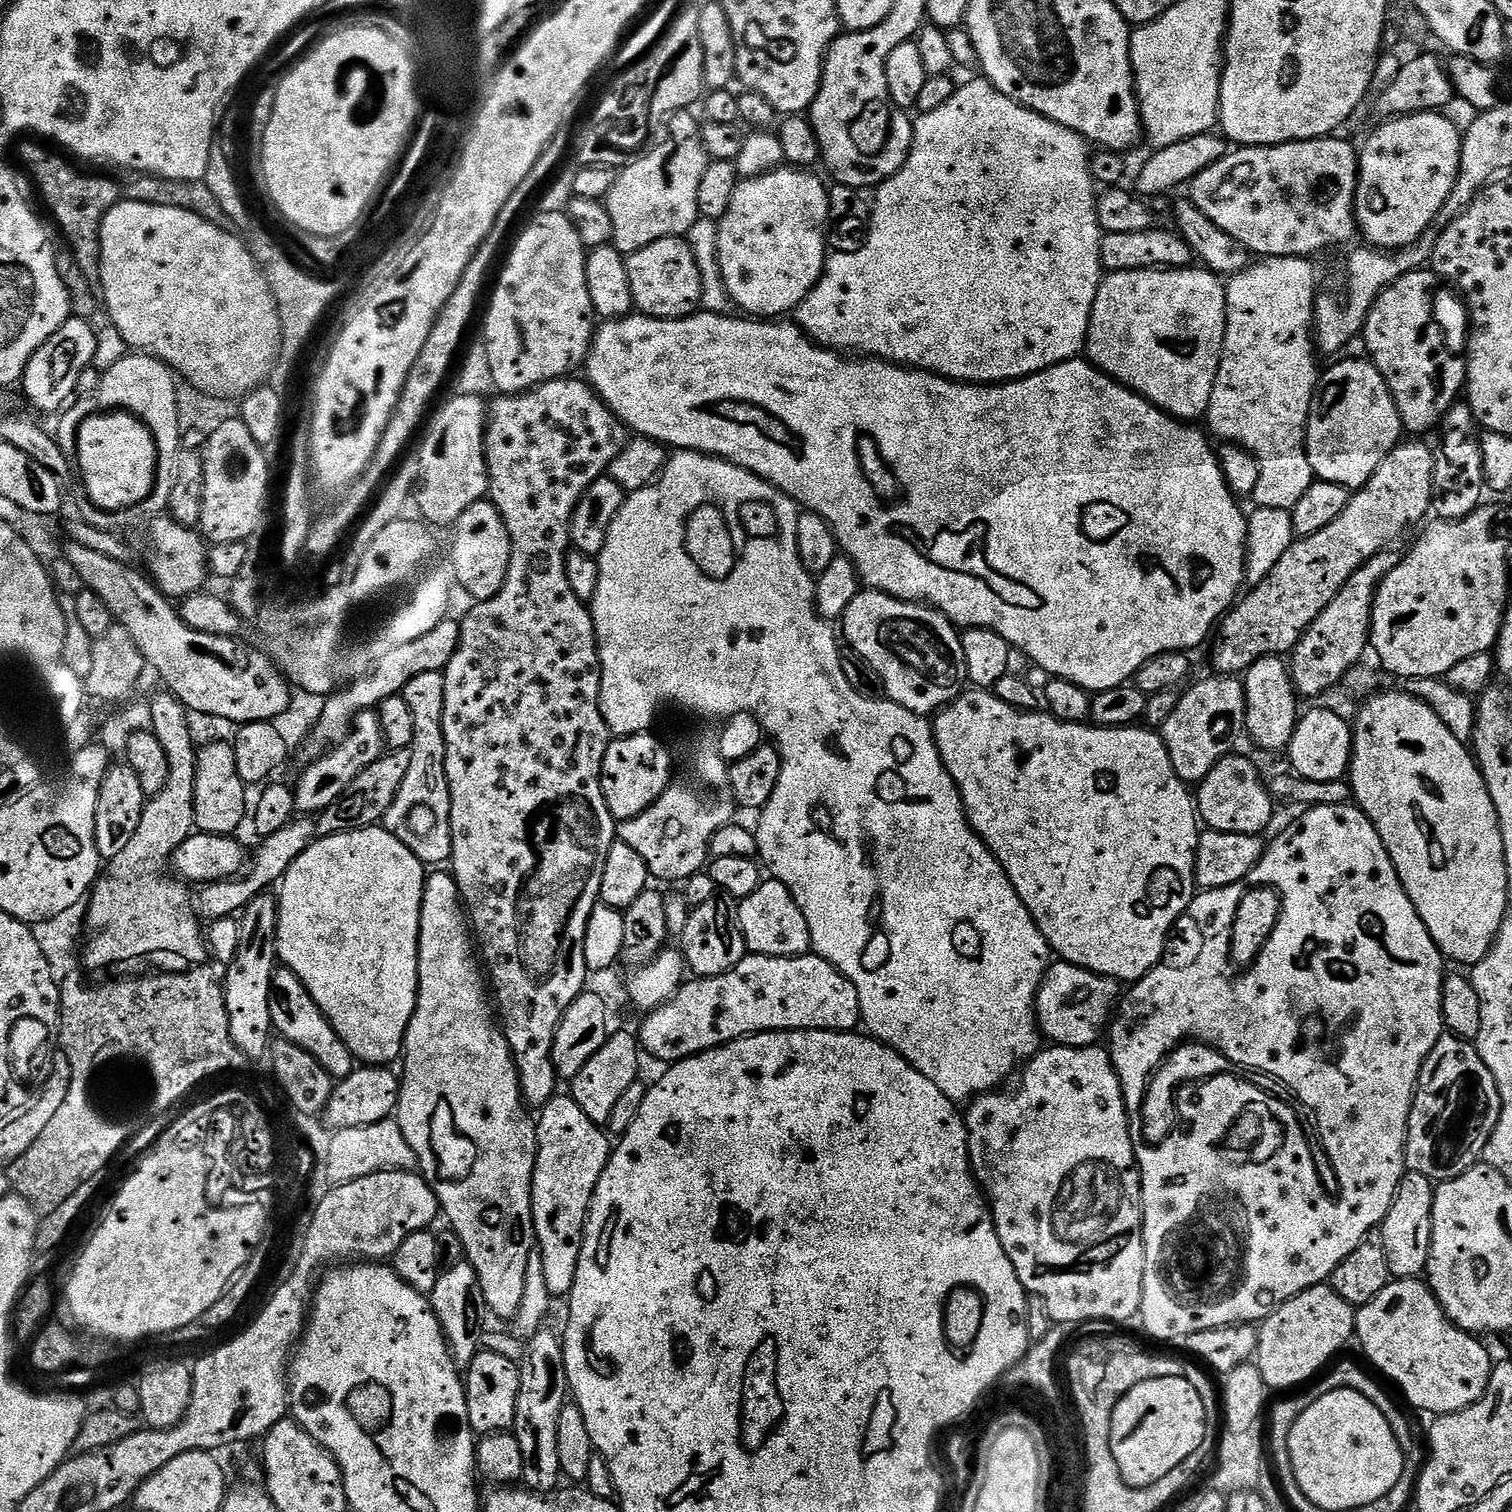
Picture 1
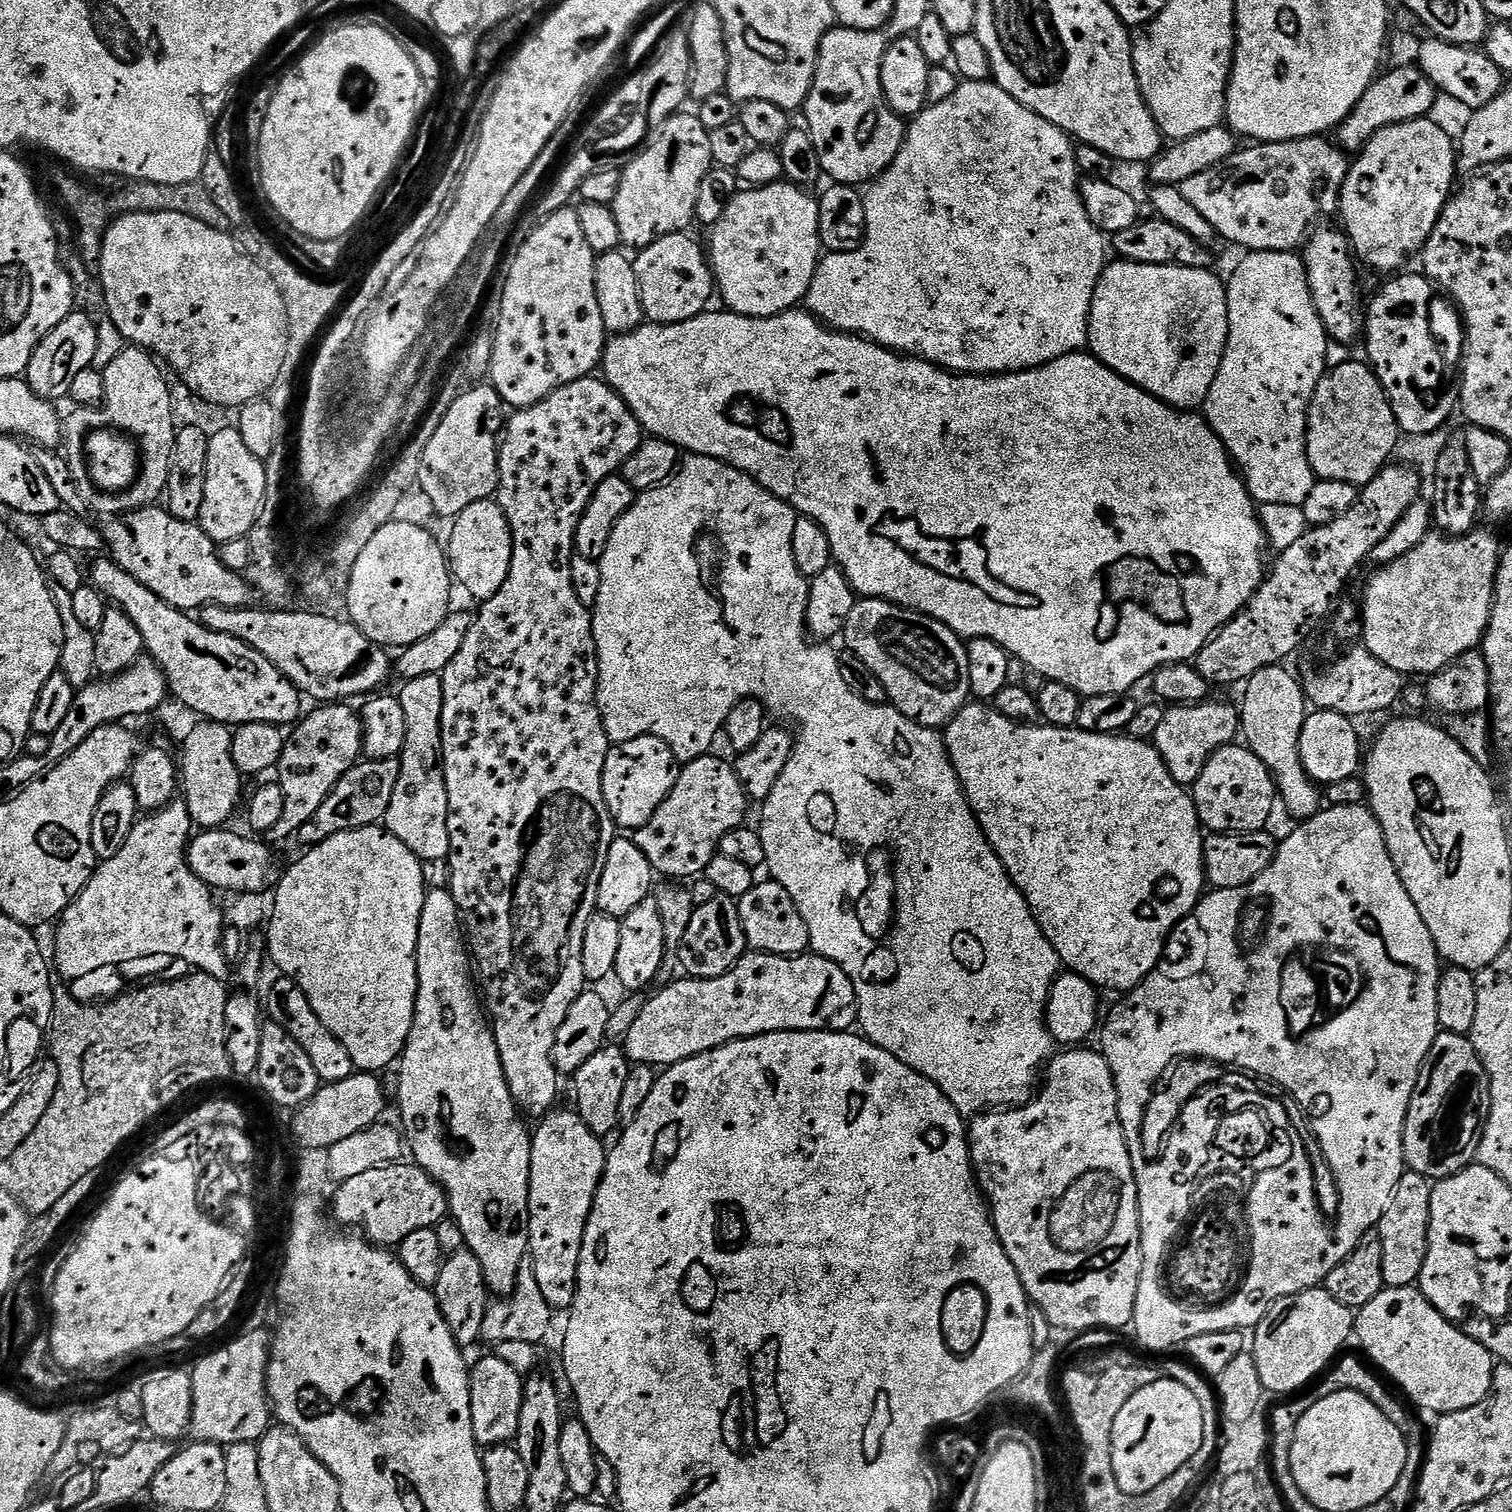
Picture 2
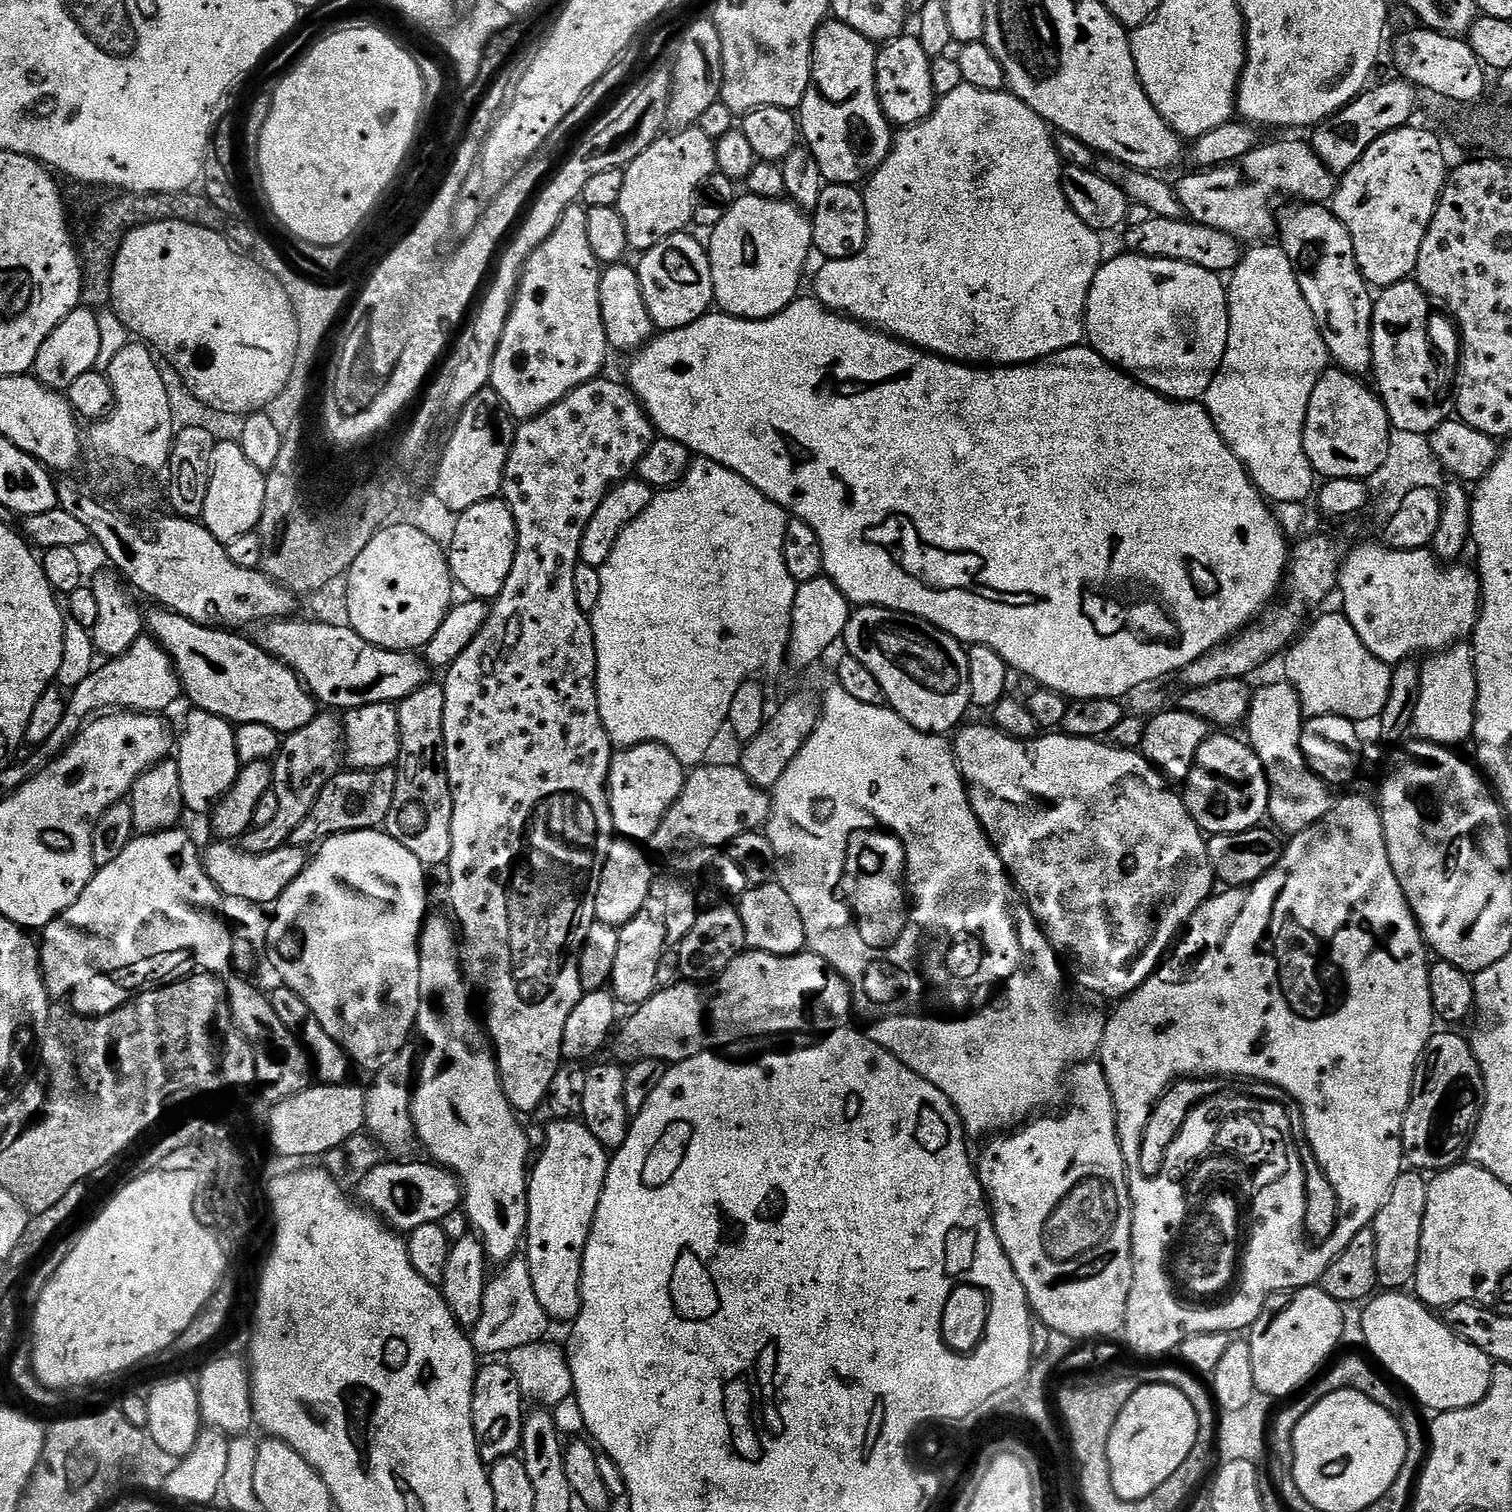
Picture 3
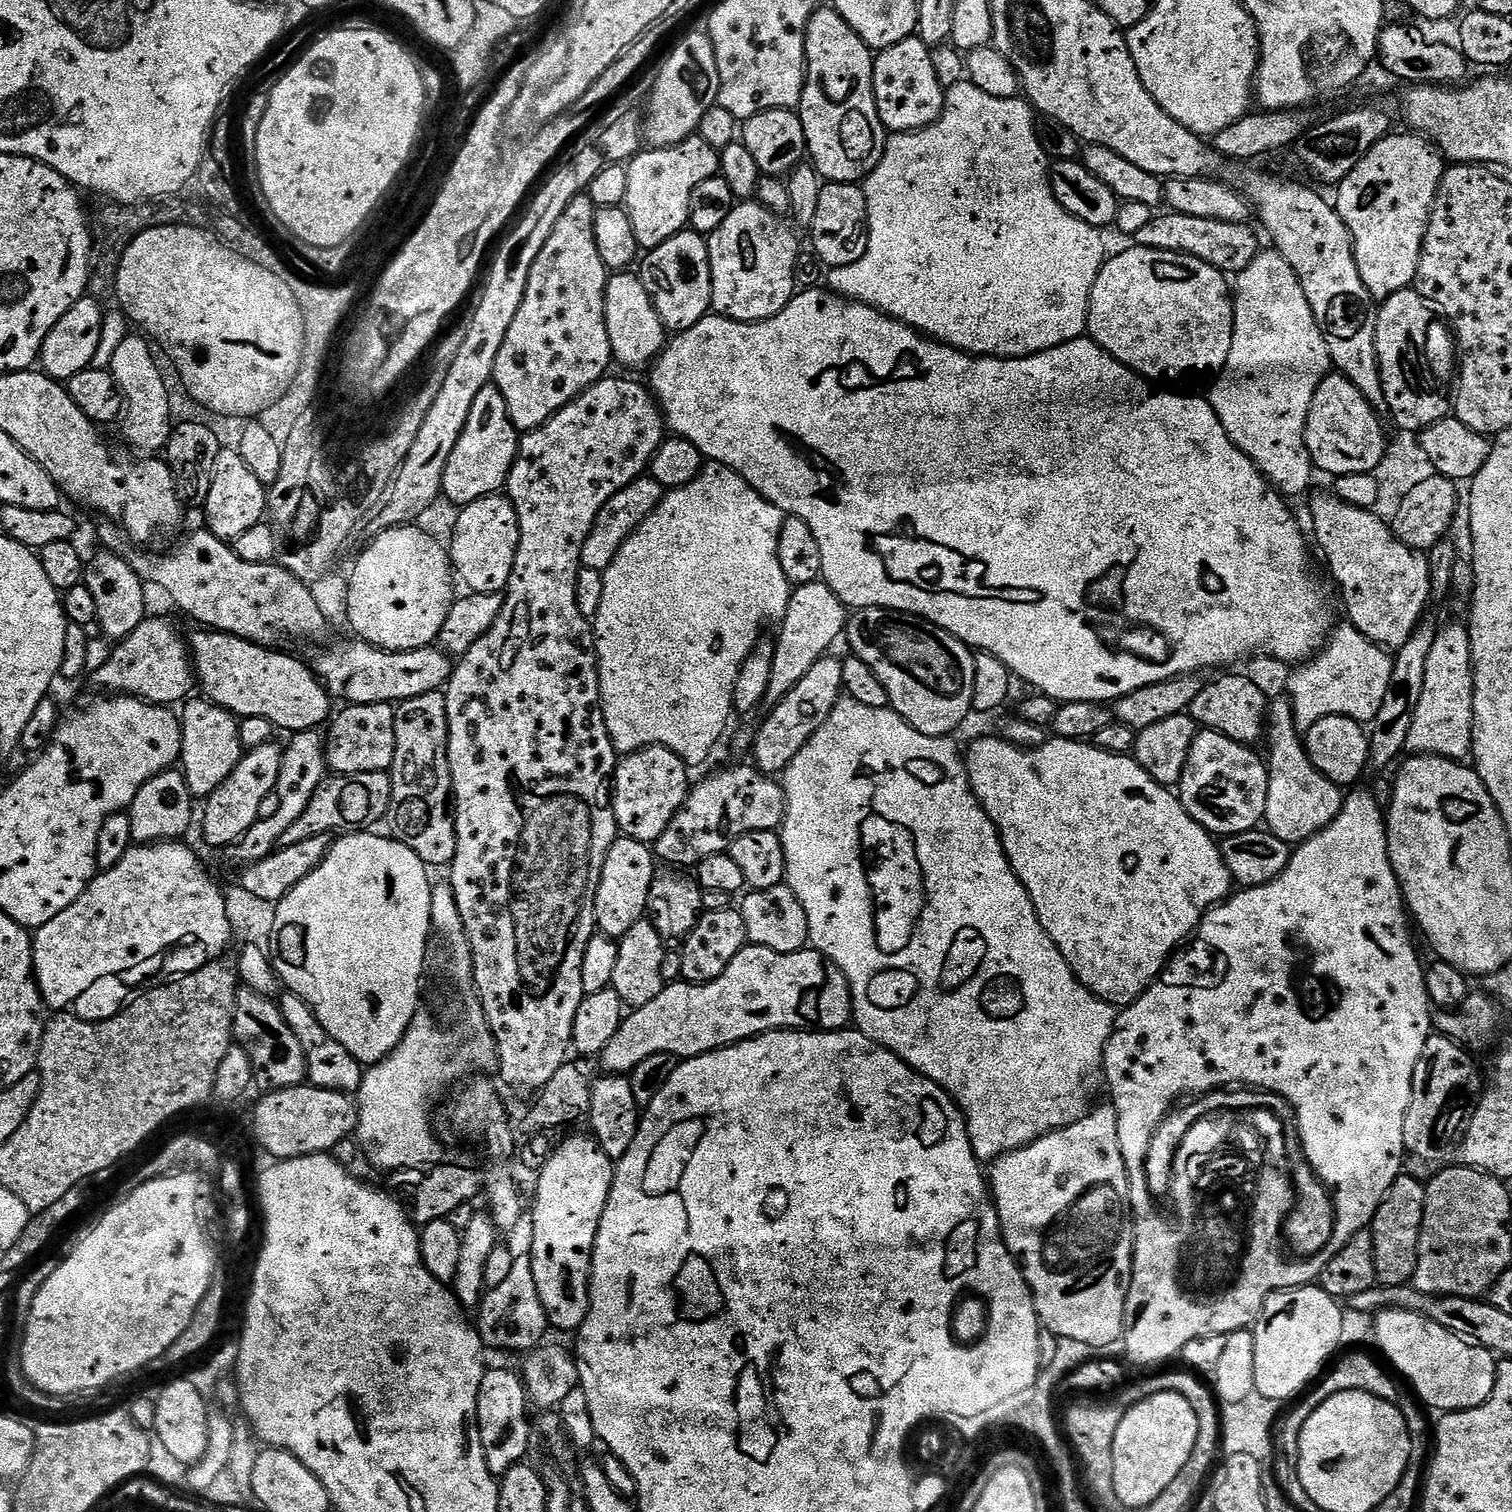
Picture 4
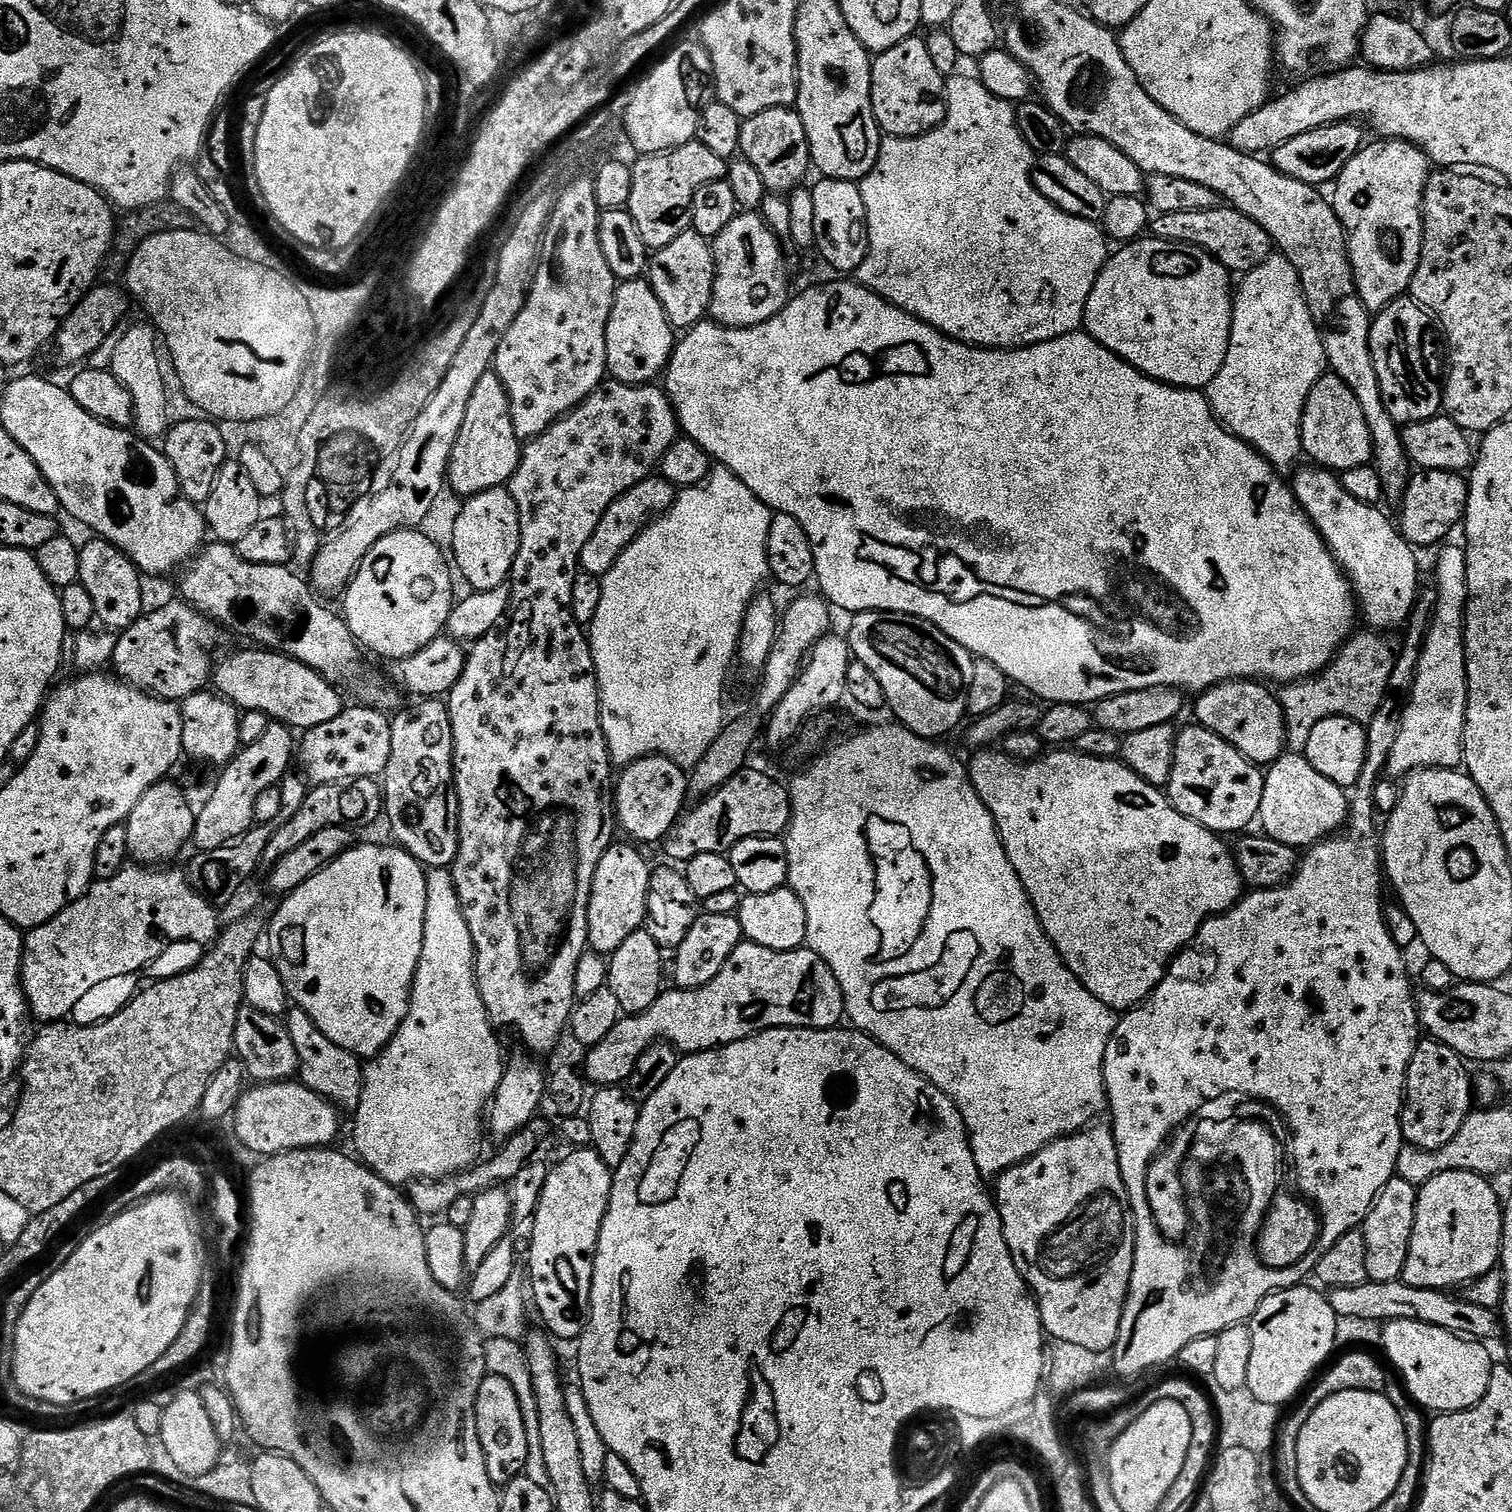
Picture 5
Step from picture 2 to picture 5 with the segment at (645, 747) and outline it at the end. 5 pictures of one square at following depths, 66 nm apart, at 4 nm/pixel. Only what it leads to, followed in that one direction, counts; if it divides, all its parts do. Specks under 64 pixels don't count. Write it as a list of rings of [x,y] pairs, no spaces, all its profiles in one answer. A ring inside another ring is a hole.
[[[644,756],[621,772],[616,784],[616,816],[625,834],[633,836],[628,837],[633,841],[659,845],[685,811],[689,773],[665,756]]]

